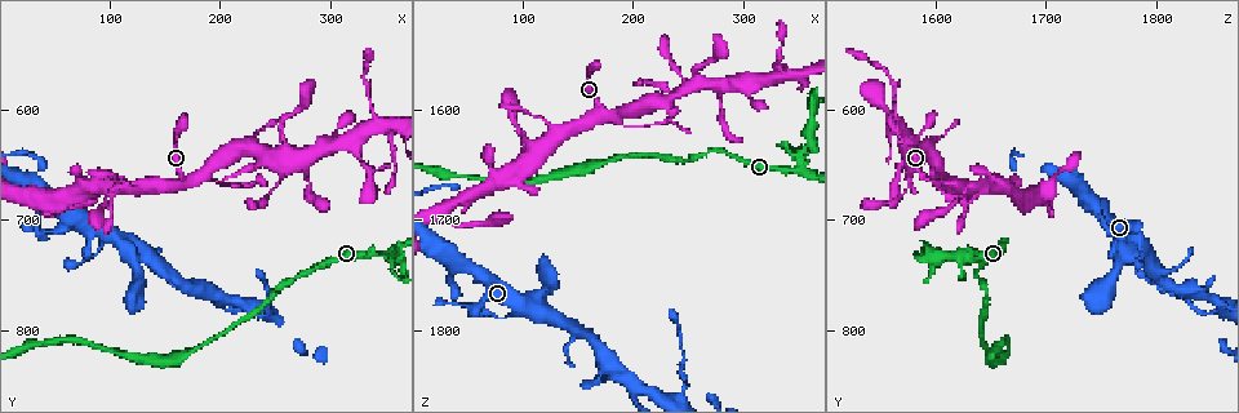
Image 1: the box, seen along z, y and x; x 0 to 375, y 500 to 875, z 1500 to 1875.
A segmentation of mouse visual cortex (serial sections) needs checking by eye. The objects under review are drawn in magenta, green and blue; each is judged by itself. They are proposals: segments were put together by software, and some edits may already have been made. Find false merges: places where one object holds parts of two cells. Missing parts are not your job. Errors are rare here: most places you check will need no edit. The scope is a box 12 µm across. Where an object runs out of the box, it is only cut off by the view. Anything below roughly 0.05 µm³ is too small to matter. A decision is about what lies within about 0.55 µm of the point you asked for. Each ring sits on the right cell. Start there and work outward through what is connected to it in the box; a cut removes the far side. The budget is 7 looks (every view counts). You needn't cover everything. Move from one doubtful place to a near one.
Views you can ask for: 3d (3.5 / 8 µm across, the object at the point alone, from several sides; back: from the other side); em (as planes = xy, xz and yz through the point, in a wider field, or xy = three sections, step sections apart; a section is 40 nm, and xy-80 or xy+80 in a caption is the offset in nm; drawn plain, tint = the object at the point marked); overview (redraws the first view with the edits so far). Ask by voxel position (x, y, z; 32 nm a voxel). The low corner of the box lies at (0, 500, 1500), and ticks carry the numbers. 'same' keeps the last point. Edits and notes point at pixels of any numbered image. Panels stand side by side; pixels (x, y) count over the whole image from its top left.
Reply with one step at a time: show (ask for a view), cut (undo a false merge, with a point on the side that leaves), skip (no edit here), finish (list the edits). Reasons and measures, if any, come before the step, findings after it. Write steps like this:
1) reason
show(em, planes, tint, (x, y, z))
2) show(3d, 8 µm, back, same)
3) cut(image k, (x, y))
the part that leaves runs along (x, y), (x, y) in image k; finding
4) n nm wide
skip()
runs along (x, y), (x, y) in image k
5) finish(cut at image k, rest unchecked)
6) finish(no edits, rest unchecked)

sharp bend
show(3d, 3.5 µm, (350, 732, 1654))

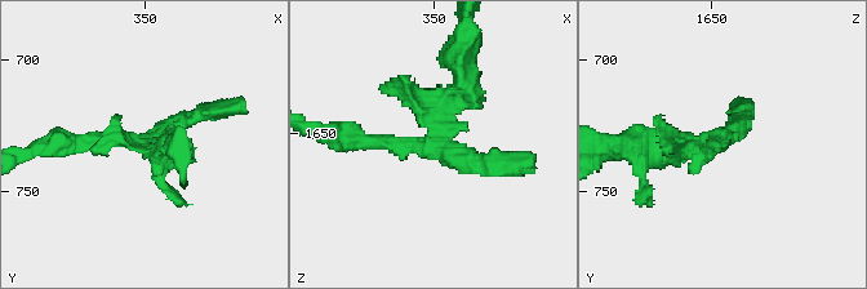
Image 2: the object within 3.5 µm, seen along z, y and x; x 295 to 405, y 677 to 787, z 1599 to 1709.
show(em, planes, tint, (348, 731, 1656))

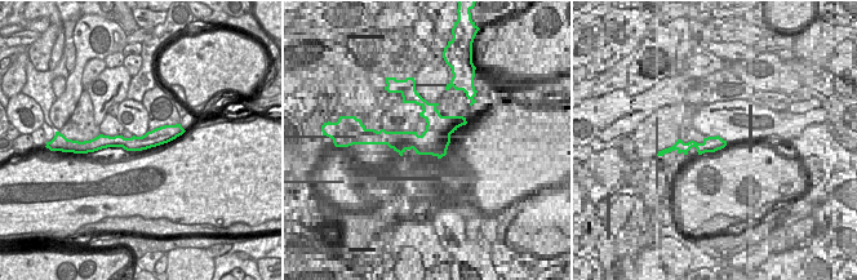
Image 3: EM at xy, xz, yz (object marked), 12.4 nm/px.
cut(image 2, (468, 99))
the part that leaves runs along (430, 132), (462, 83), (466, 36) in image 2; a second cell is stuck on

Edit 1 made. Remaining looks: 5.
show(overview)

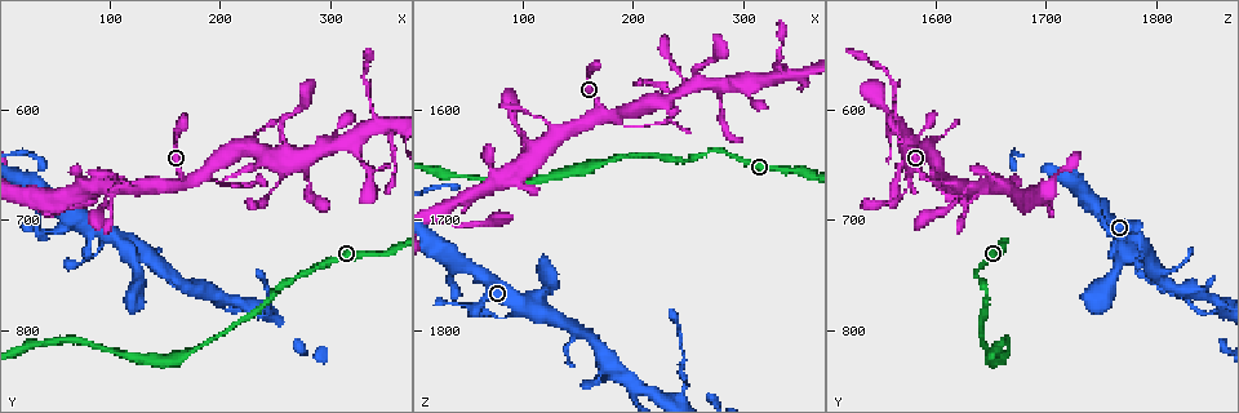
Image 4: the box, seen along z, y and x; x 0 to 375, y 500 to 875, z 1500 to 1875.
thin arm on a thick one
show(3d, 8 µm, (166, 668, 1602))

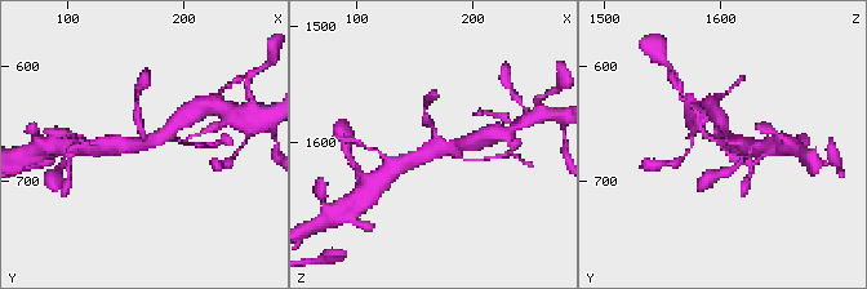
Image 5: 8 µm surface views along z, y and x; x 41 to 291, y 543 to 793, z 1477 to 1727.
4 arms; arms of 100, 150, 350, 400 nm; need the tissue
show(em, xy, step 3, tint, (166, 666, 1600))

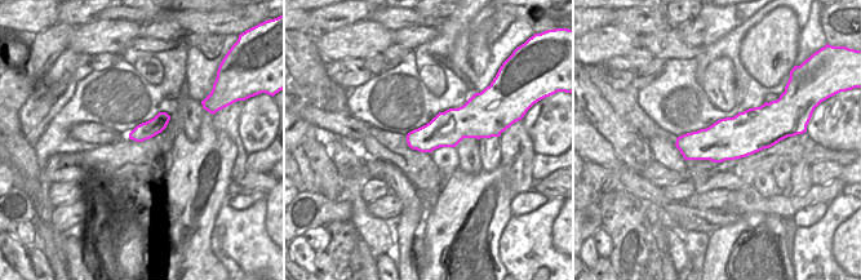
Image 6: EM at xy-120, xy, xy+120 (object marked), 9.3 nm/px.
340 nm wide
skip()
runs along (427, 120), (435, 147), (403, 164) in image 5; continuous, no second cell

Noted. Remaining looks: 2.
finish(cut at image 2, rest unchecked)

